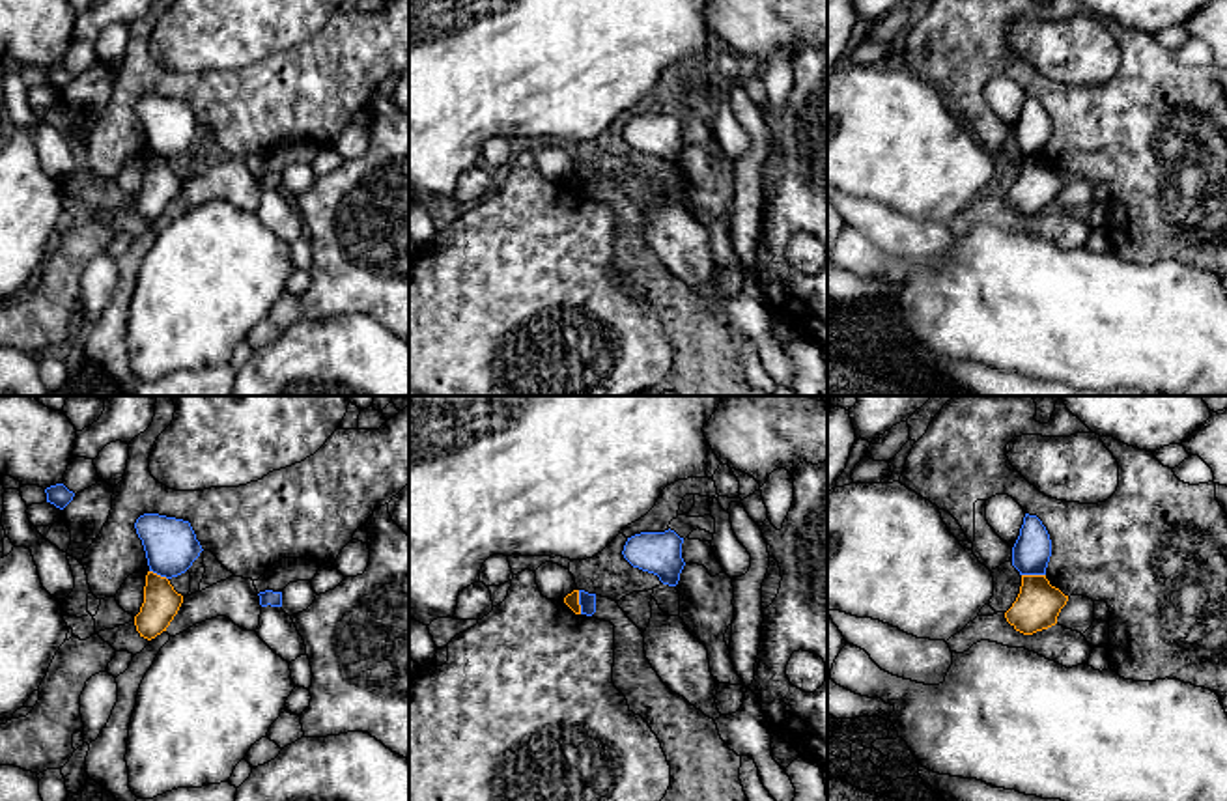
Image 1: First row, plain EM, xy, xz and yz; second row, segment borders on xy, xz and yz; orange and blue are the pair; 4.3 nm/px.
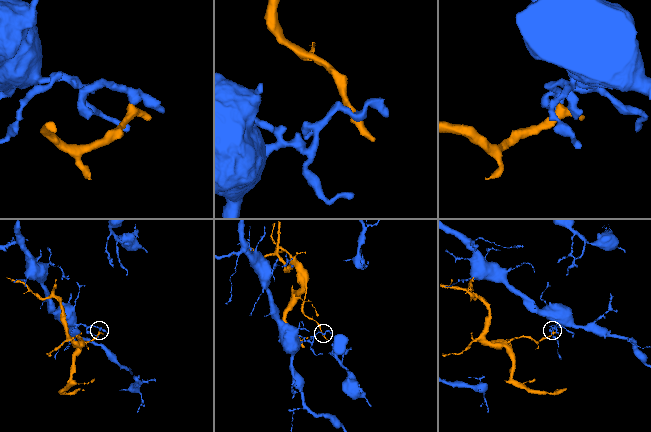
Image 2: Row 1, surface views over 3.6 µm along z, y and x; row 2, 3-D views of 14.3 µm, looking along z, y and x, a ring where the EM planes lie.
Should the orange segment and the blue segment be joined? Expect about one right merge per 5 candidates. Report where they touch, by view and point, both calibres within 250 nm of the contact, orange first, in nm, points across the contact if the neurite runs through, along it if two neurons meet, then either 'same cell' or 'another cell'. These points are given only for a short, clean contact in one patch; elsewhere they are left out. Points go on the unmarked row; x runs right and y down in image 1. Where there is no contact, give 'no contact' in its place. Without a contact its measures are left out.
contact xz (578, 183); calibres 60 and 70 nm; border xz (578, 172), (581, 195); another cell

